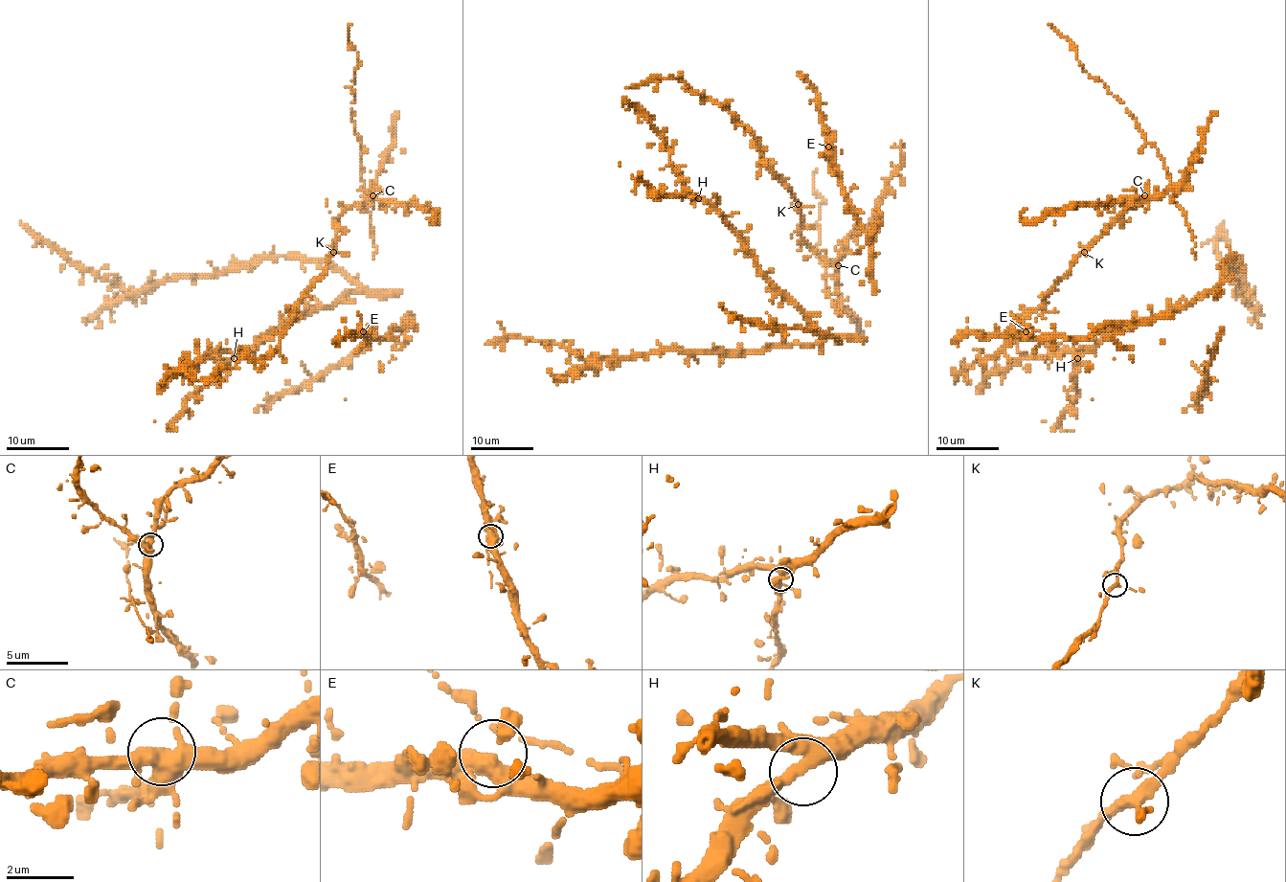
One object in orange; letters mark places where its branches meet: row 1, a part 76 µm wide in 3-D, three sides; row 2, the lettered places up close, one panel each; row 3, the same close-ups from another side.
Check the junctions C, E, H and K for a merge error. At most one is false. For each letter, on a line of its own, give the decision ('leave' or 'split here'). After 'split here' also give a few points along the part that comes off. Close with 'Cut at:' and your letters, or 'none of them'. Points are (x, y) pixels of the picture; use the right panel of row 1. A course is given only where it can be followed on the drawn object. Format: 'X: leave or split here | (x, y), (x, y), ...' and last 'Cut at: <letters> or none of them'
C: leave
E: leave
H: leave
K: leave
Cut at: none of them

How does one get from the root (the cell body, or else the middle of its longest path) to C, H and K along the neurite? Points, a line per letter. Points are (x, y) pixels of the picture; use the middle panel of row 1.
C: (634, 105), (626, 88), (653, 78), (678, 78), (722, 104), (792, 192), (801, 237), (838, 265)
H: (634, 105), (668, 149), (670, 167), (680, 181), (698, 198)
K: (634, 105), (625, 98), (626, 88), (653, 78), (678, 78), (722, 104), (753, 134), (764, 164), (799, 204)

